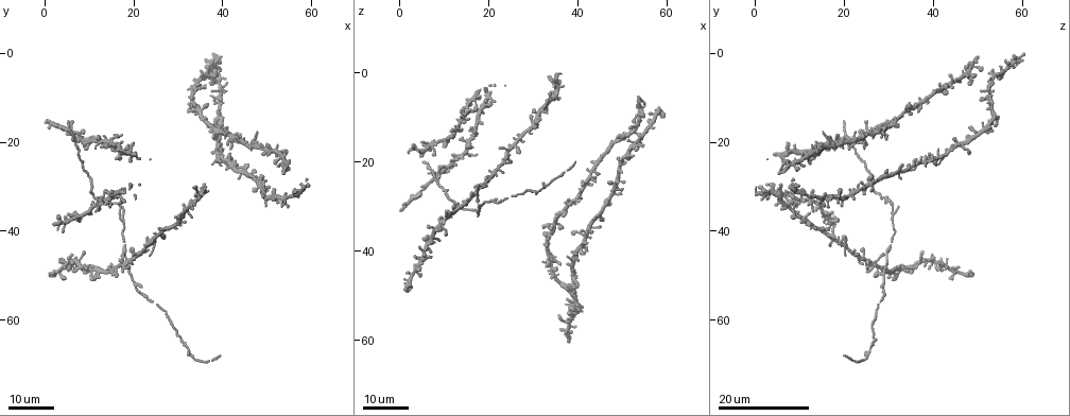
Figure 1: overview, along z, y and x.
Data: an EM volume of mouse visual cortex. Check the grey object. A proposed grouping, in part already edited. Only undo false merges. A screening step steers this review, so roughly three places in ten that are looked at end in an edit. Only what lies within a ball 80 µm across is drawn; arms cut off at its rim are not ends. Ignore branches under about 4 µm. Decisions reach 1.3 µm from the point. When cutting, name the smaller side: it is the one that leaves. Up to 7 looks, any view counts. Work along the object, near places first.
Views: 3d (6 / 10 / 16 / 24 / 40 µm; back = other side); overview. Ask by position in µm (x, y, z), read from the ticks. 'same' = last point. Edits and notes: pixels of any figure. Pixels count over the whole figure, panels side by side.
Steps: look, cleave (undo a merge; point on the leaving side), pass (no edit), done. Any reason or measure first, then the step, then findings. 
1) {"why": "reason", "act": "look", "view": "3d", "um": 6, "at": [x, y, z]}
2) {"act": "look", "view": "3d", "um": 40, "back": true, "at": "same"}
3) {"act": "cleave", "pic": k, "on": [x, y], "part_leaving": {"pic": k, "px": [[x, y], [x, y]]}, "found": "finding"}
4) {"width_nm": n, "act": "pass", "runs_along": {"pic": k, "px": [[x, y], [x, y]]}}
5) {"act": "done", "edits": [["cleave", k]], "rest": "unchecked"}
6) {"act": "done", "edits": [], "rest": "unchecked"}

{"why": "branch point", "act": "look", "view": "3d", "um": 16, "at": [35.5, 31.0, 4.5]}

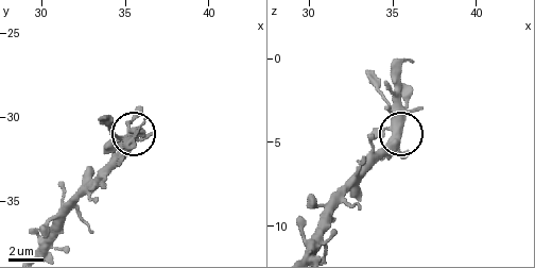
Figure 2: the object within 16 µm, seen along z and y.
{"act": "look", "view": "3d", "um": 10, "at": "same"}

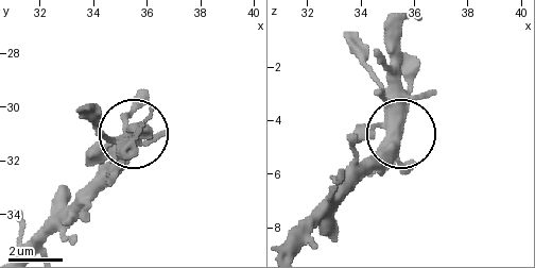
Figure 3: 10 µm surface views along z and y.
{"act": "pass", "runs_along": {"pic": 3, "px": [[290, 243], [397, 133], [399, 67]]}, "found": "all the same cell"}

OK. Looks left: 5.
{"why": "three arms meet", "act": "look", "view": "3d", "um": 16, "at": [17.5, 37.0, 31.0]}

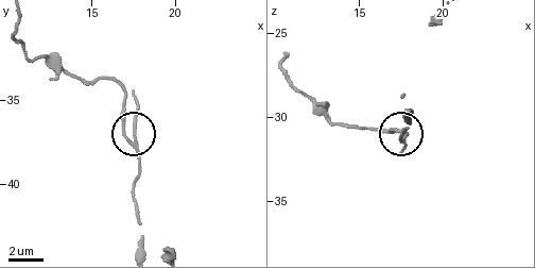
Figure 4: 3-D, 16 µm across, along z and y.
{"act": "look", "view": "3d", "um": 6, "at": "same"}

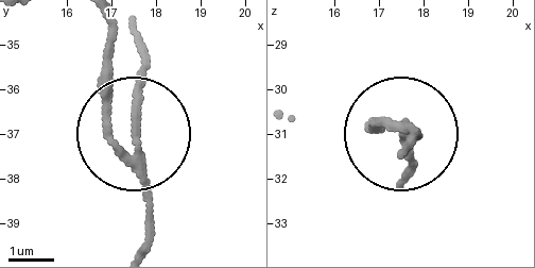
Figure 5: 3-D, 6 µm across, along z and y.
{"arms": 3, "act": "cleave", "pic": 5, "on": [109, 96], "found": "two cells meet here"}

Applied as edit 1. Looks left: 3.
{"why": "three arms meet", "act": "look", "view": "3d", "um": 24, "at": [17.5, 45.0, 29.5]}

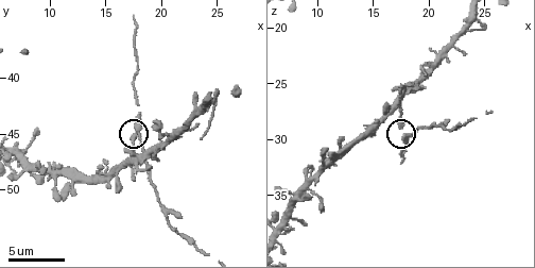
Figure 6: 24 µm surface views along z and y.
{"act": "look", "view": "3d", "um": 10, "at": [17.8, 45.0, 29.6]}

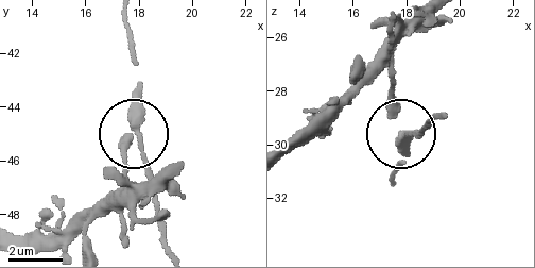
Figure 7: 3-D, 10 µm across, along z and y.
{"width_nm": 230, "act": "pass", "found": "continuous, no second cell"}

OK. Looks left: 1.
{"act": "done", "edits": [["cleave", 5]], "rest": "unchecked"}

